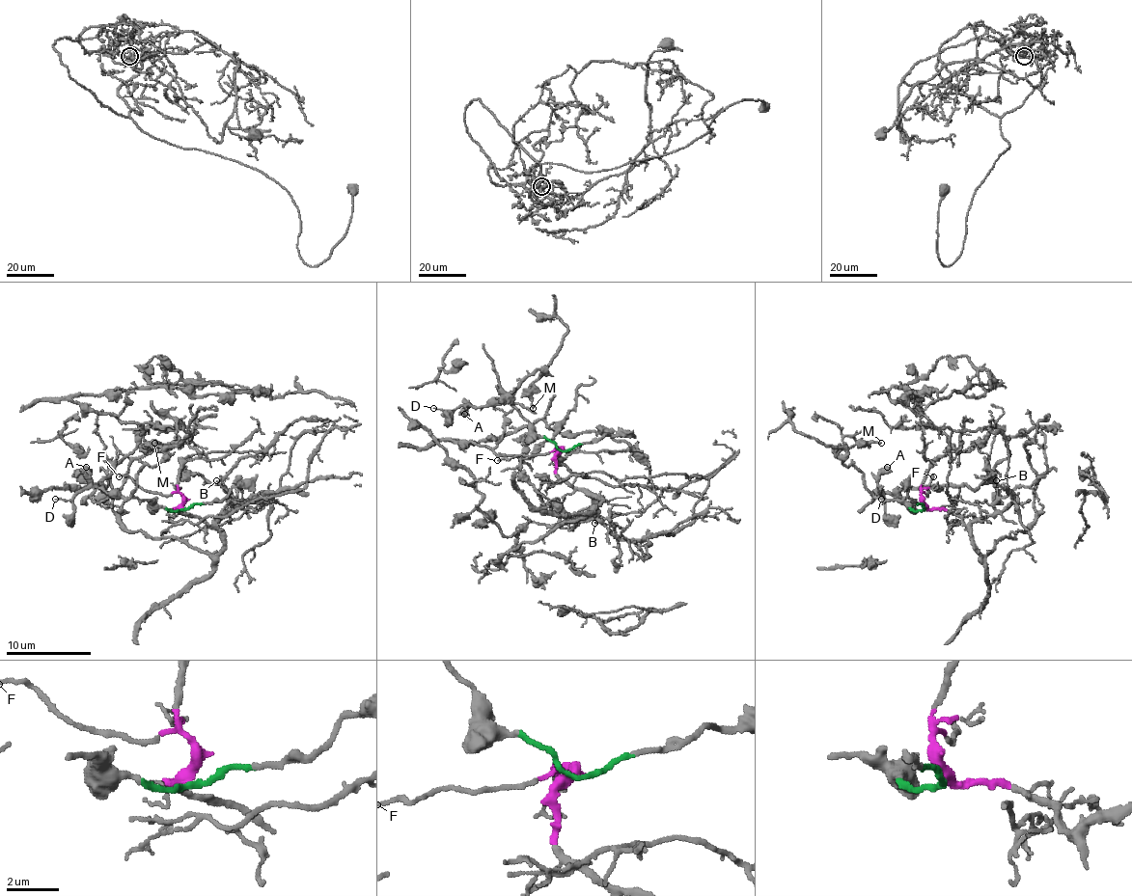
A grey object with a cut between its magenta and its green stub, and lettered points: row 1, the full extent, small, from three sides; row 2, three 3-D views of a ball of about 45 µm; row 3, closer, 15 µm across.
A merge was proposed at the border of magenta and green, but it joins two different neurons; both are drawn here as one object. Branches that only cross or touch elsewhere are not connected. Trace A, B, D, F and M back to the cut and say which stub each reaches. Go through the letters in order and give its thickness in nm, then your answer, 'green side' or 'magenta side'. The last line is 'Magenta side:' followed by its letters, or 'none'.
A: 600 nm | green side
B: 120 nm | magenta side
D: 100 nm | green side
F: 130 nm | magenta side
M: 170 nm | green side
Magenta side: B, F

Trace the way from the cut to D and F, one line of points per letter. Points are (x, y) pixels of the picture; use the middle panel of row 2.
D: (560, 451), (553, 443), (535, 432), (507, 402), (487, 402), (477, 406), (461, 404), (447, 411), (434, 408)
F: (560, 451), (498, 459)

